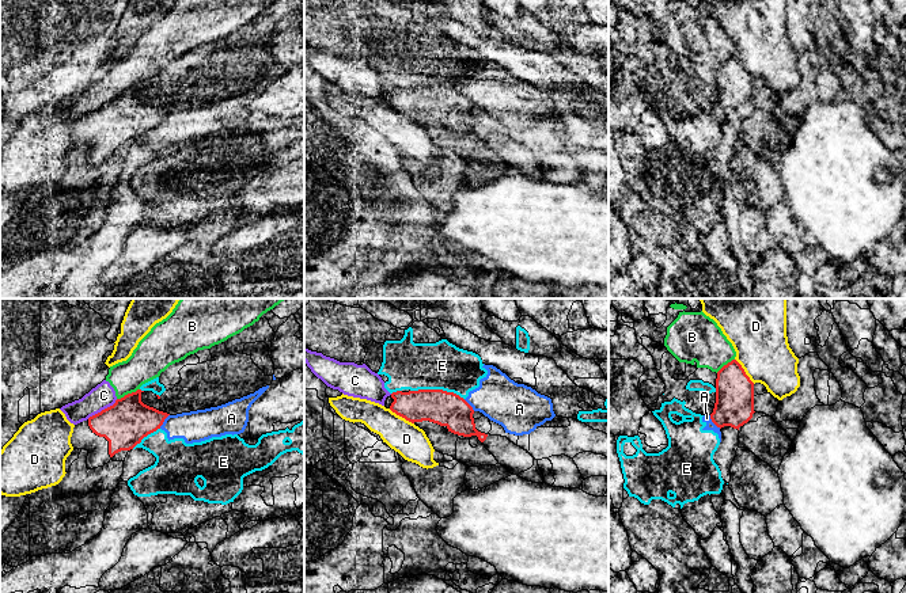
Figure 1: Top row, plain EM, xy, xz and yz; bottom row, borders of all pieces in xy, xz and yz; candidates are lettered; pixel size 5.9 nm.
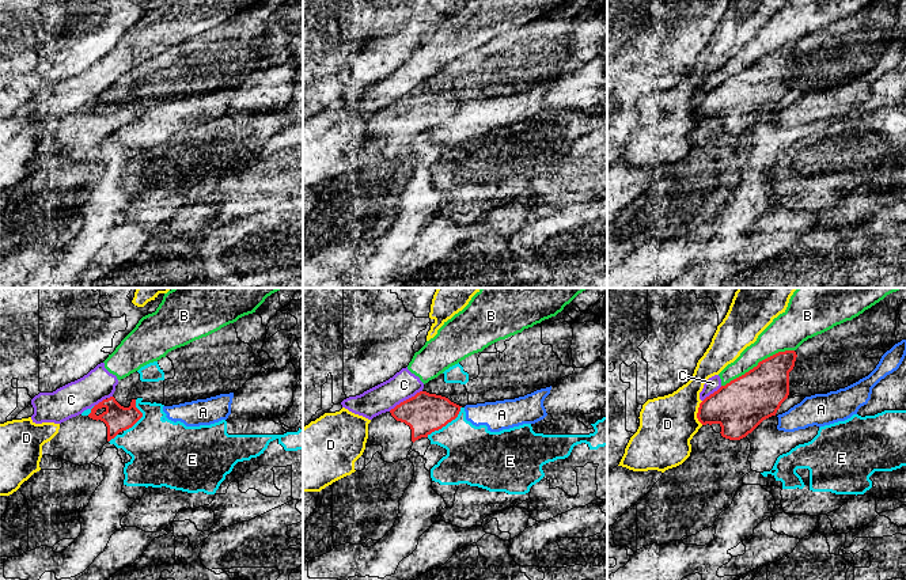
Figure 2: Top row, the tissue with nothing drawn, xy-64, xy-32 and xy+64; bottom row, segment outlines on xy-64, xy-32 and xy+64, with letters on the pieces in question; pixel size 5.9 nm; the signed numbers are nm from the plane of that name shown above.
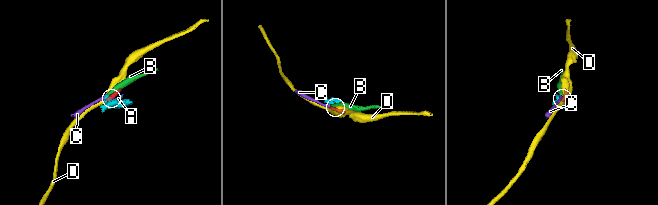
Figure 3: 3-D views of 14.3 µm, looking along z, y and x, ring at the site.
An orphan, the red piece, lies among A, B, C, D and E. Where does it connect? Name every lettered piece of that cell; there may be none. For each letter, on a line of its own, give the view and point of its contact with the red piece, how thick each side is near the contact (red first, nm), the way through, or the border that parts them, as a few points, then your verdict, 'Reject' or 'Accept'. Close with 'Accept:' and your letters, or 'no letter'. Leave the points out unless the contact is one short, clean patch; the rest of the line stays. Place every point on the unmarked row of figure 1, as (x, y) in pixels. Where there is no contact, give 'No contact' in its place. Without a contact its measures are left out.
A: Touches red at yz (713, 118). Thickness 220 nm (red) against 50 nm. Boundary: yz (709, 111), (720, 124). Reject
B: Touches red at xy (128, 90). Thickness 280 nm (red) against 220 nm. Reject
C: Touches red at xy (102, 106). Thickness 280 nm (red) against 140 nm. Boundary: xy (117, 95), (87, 114). Reject
D: Touches red at xz (401, 111). Thickness 200 nm (red) against 200 nm. Reject
E: Touches red at xz (438, 86). Thickness 200 nm (red) against 280 nm. Reject
Accept: no letter

